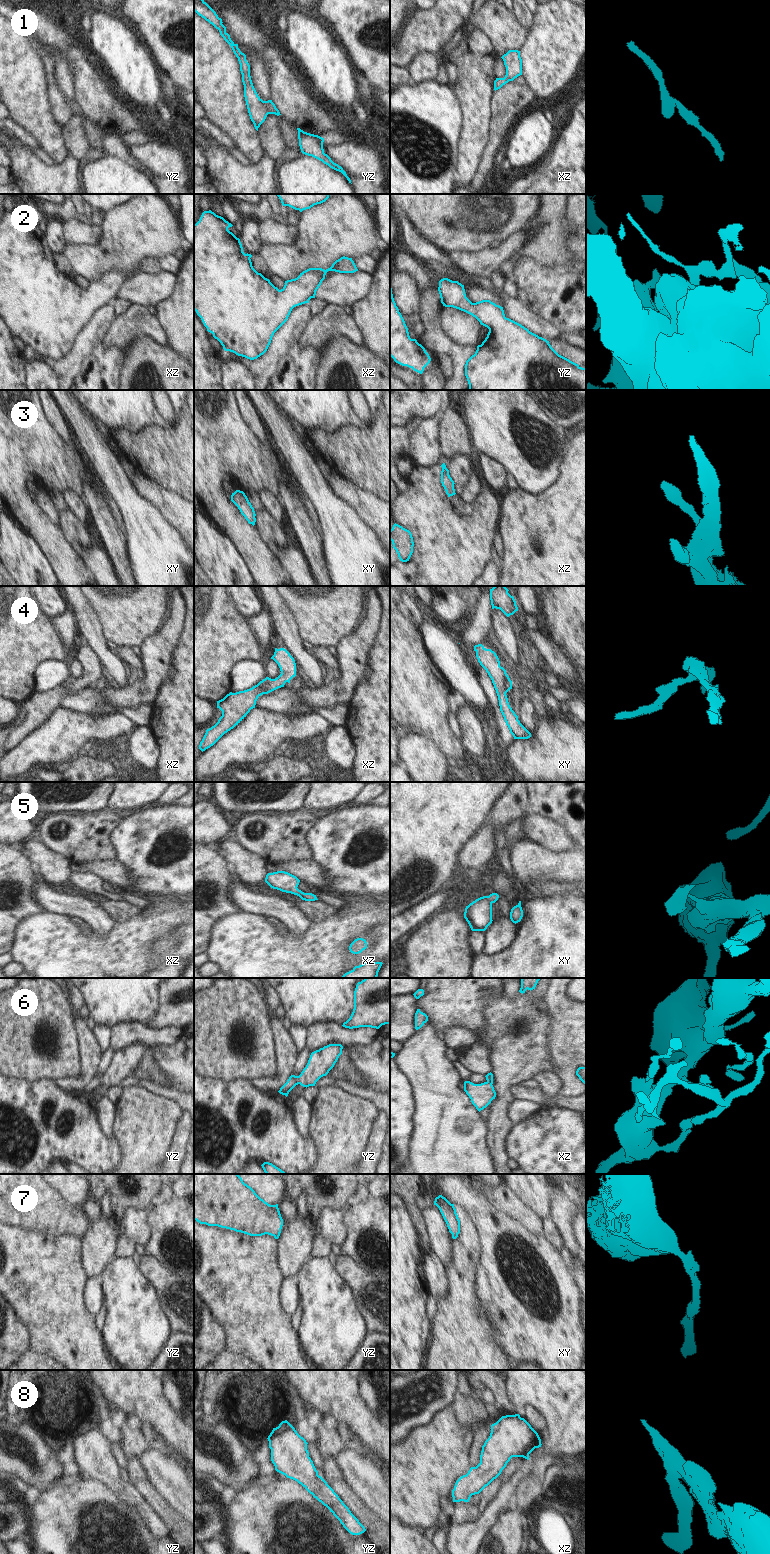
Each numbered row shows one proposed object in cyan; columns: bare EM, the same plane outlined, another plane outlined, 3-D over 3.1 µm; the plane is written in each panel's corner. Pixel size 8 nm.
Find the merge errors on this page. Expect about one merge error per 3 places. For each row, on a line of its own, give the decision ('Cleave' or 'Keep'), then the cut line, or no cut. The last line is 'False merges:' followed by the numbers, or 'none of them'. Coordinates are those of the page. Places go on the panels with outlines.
1: Keep. No split
2: Keep. No split
3: Keep. No split
4: Keep. No split
5: Keep. No split
6: Keep. No split
7: Keep. No split
8: Keep. No split
False merges: none of them

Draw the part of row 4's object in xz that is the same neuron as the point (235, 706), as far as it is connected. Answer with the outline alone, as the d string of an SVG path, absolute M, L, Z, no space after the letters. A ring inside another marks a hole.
M275 648L271 659L278 664L281 671L277 678L266 677L250 689L236 693L230 692L217 701L217 708L222 711L222 716L214 726L206 730L199 745L202 752L213 746L225 733L238 725L250 710L255 708L259 696L284 687L286 682L290 683L290 680L296 676L295 660L286 649Z

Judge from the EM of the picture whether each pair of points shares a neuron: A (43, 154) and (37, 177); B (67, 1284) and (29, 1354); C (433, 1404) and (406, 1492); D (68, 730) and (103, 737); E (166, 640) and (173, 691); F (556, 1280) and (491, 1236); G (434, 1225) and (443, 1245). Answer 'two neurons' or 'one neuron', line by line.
A: two neurons
B: two neurons
C: two neurons
D: one neuron
E: two neurons
F: one neuron
G: one neuron

